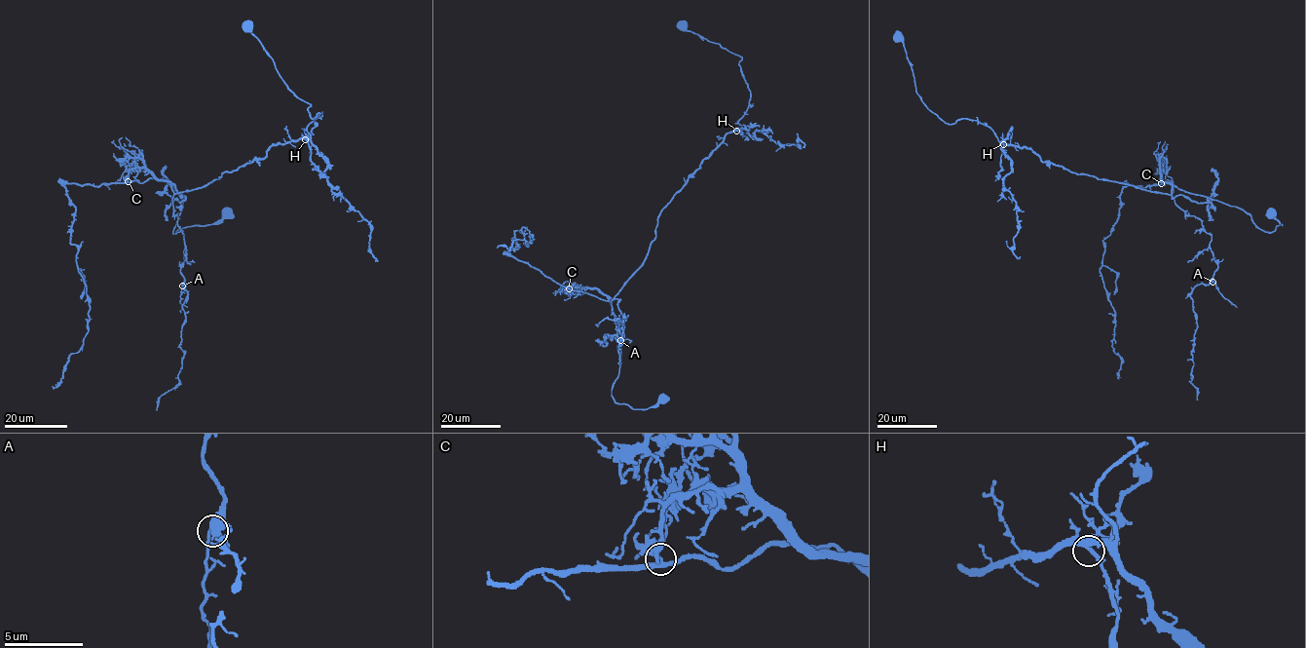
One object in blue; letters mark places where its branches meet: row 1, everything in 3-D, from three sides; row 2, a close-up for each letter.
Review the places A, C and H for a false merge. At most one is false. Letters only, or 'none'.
C

